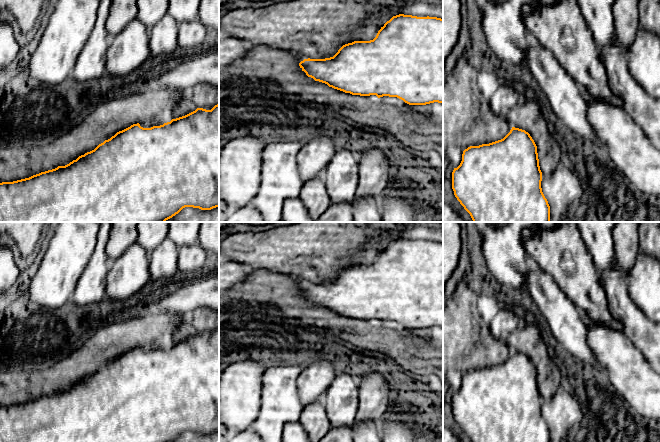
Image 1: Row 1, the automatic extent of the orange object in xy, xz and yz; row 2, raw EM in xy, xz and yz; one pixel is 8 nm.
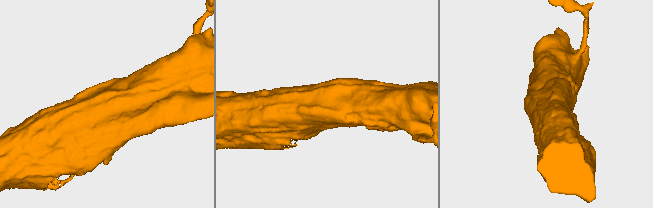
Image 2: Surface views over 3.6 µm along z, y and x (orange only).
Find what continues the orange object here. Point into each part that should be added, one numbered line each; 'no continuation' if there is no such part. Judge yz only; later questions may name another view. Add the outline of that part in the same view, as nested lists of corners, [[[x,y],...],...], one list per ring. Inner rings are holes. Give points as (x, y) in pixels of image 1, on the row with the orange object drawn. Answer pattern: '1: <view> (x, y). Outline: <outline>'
no continuation

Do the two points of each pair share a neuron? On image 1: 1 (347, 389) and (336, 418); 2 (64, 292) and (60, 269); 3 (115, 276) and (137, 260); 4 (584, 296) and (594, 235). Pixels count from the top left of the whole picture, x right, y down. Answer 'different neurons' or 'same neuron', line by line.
1: same neuron
2: same neuron
3: same neuron
4: different neurons

